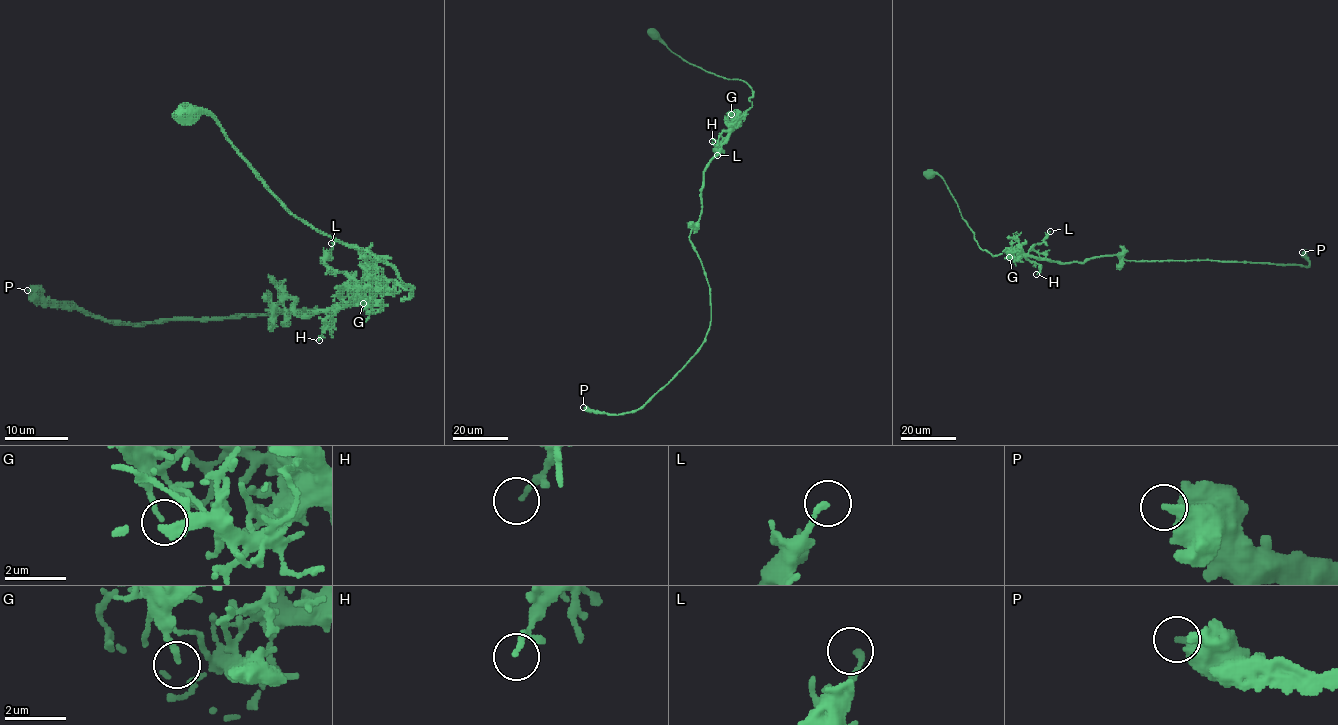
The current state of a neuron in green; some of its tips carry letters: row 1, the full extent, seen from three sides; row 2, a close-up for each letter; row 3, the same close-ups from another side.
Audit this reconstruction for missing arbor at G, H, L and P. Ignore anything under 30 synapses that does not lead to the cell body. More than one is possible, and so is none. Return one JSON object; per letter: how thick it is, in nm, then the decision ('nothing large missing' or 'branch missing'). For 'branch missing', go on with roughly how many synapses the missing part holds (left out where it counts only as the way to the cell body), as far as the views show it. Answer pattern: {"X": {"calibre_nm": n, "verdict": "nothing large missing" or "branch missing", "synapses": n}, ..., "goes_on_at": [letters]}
{"G": {"calibre_nm": 110, "verdict": "nothing large missing"}, "H": {"calibre_nm": 160, "verdict": "nothing large missing"}, "L": {"calibre_nm": 200, "verdict": "nothing large missing"}, "P": {"calibre_nm": 320, "verdict": "nothing large missing"}, "goes_on_at": []}

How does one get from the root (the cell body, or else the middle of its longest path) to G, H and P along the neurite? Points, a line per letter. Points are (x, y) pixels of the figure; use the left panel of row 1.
G: (188, 112), (204, 109), (293, 214), (410, 285), (402, 299), (393, 281), (361, 281), (363, 303)
H: (188, 112), (204, 109), (293, 214), (410, 285), (404, 299), (393, 281), (360, 292), (319, 340)
P: (188, 112), (410, 296), (391, 281), (309, 315), (285, 298), (268, 311), (315, 309), (115, 323), (27, 290)

